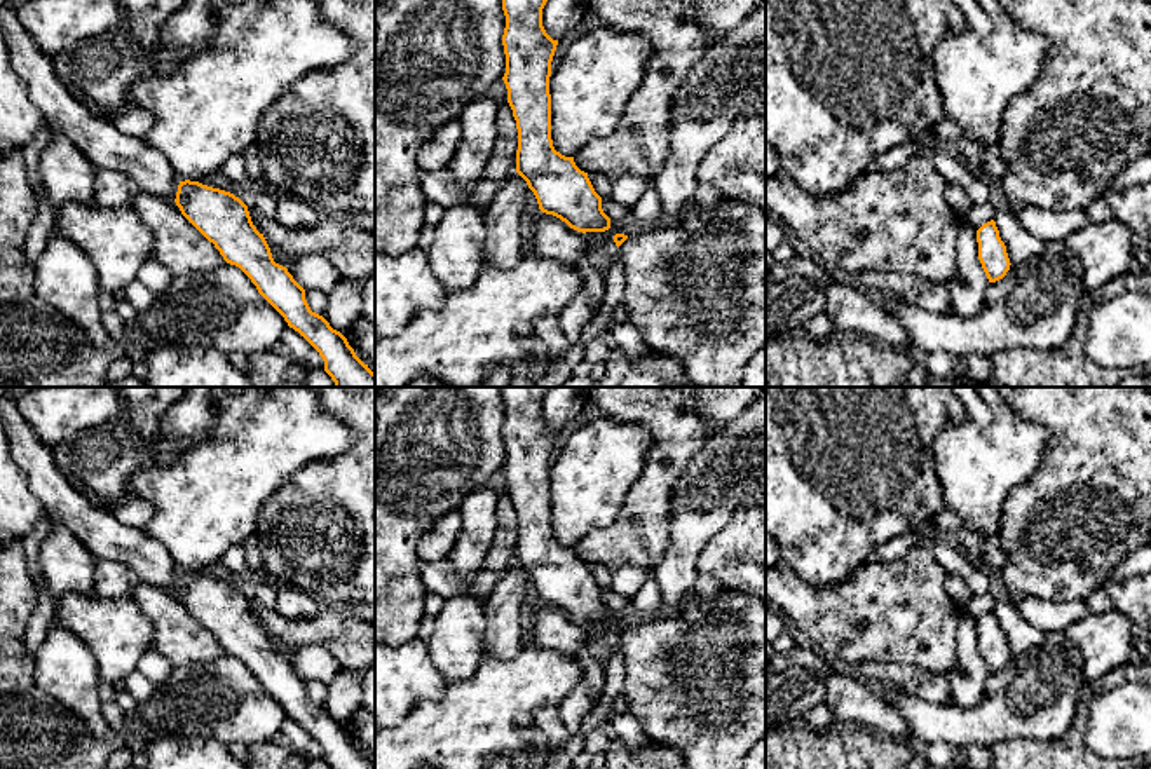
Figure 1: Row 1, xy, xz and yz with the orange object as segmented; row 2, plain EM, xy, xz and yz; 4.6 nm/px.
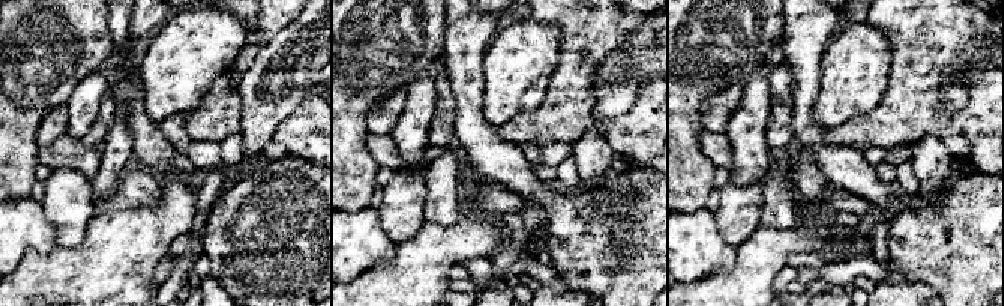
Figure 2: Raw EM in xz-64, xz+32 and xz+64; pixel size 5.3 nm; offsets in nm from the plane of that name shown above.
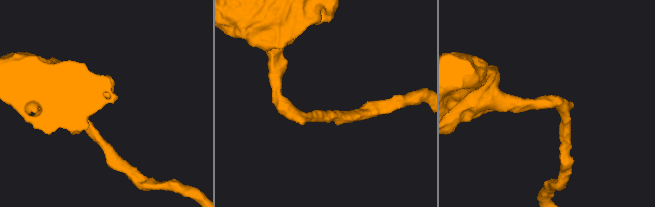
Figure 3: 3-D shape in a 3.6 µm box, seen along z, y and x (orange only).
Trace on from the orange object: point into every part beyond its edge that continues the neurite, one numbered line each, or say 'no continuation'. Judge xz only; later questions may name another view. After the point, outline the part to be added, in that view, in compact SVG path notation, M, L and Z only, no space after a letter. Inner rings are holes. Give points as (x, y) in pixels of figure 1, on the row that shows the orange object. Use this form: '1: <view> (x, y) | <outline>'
1: xz (694, 288) | M722 197L712 208L694 204L675 221L664 221L640 235L630 235L617 249L626 277L623 305L628 312L628 323L640 331L647 349L678 359L696 387L741 387L746 363L766 345L766 213L750 204Z

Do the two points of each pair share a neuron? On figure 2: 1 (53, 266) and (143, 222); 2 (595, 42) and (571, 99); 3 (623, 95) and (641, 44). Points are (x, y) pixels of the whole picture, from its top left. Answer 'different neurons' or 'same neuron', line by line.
1: same neuron
2: same neuron
3: same neuron

